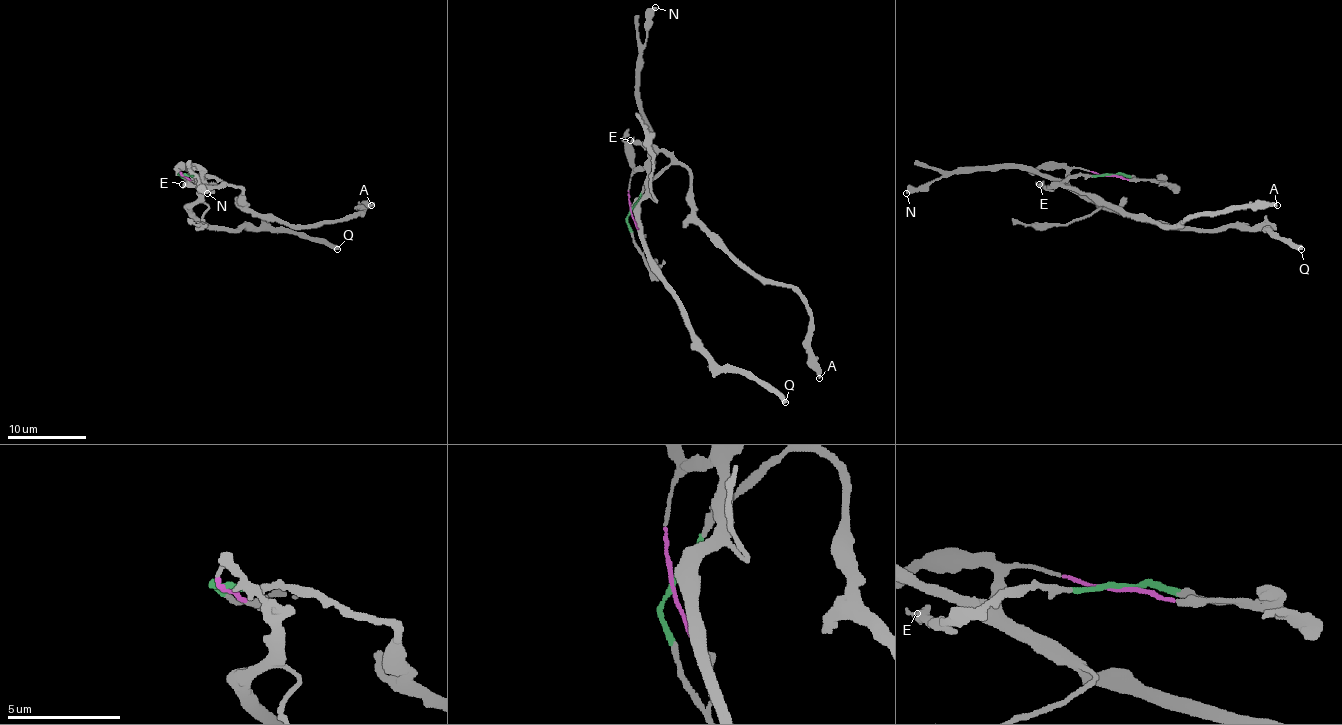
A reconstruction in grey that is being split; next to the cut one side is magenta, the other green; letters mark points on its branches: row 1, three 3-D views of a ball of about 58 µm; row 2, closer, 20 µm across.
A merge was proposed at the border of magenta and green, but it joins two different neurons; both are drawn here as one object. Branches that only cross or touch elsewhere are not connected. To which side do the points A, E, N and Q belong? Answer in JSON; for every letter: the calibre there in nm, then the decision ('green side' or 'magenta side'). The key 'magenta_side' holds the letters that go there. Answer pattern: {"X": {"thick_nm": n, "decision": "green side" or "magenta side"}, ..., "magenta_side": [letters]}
{"A": {"thick_nm": 400, "decision": "green side"}, "E": {"thick_nm": 440, "decision": "green side"}, "N": {"thick_nm": 460, "decision": "magenta side"}, "Q": {"thick_nm": 500, "decision": "magenta side"}, "magenta_side": ["N", "Q"]}

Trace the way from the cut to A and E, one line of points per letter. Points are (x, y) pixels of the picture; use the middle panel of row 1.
A: (630, 211), (683, 166), (705, 227), (752, 272), (790, 286), (809, 315), (819, 378)
E: (630, 211), (640, 193), (671, 162), (660, 150), (644, 148), (630, 140)

